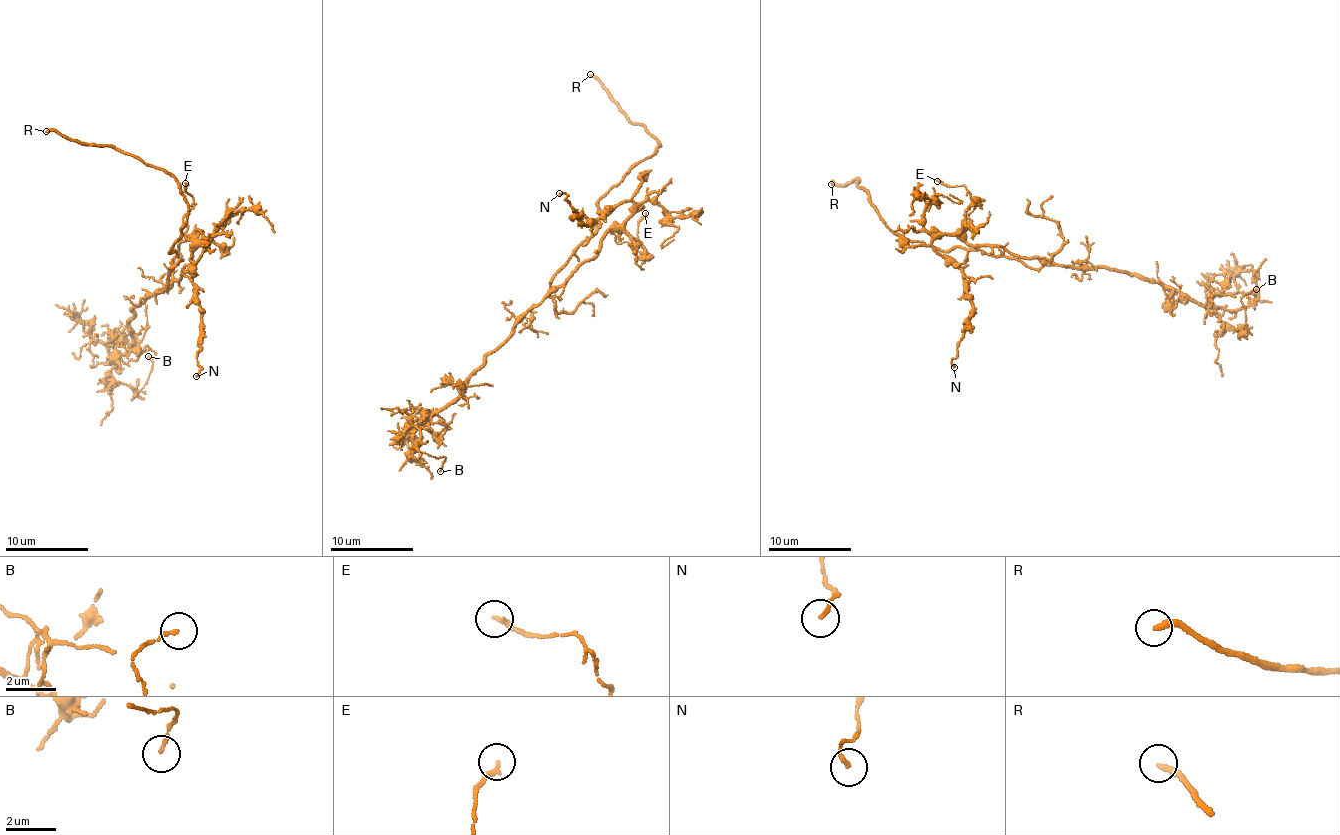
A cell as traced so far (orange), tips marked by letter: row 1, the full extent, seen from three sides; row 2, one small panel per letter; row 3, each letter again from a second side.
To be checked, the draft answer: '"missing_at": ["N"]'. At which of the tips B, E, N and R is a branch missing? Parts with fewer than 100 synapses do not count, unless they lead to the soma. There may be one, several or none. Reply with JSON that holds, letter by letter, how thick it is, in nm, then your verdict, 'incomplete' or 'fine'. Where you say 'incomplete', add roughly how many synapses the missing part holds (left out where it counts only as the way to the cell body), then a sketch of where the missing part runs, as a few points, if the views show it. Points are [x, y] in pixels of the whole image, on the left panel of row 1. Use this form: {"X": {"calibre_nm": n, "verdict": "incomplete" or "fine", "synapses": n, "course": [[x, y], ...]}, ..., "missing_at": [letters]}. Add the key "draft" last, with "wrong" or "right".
{"B": {"calibre_nm": 120, "verdict": "fine"}, "E": {"calibre_nm": 180, "verdict": "fine"}, "N": {"calibre_nm": 140, "verdict": "fine"}, "R": {"calibre_nm": 240, "verdict": "incomplete"}, "missing_at": ["R"], "draft": "wrong"}

